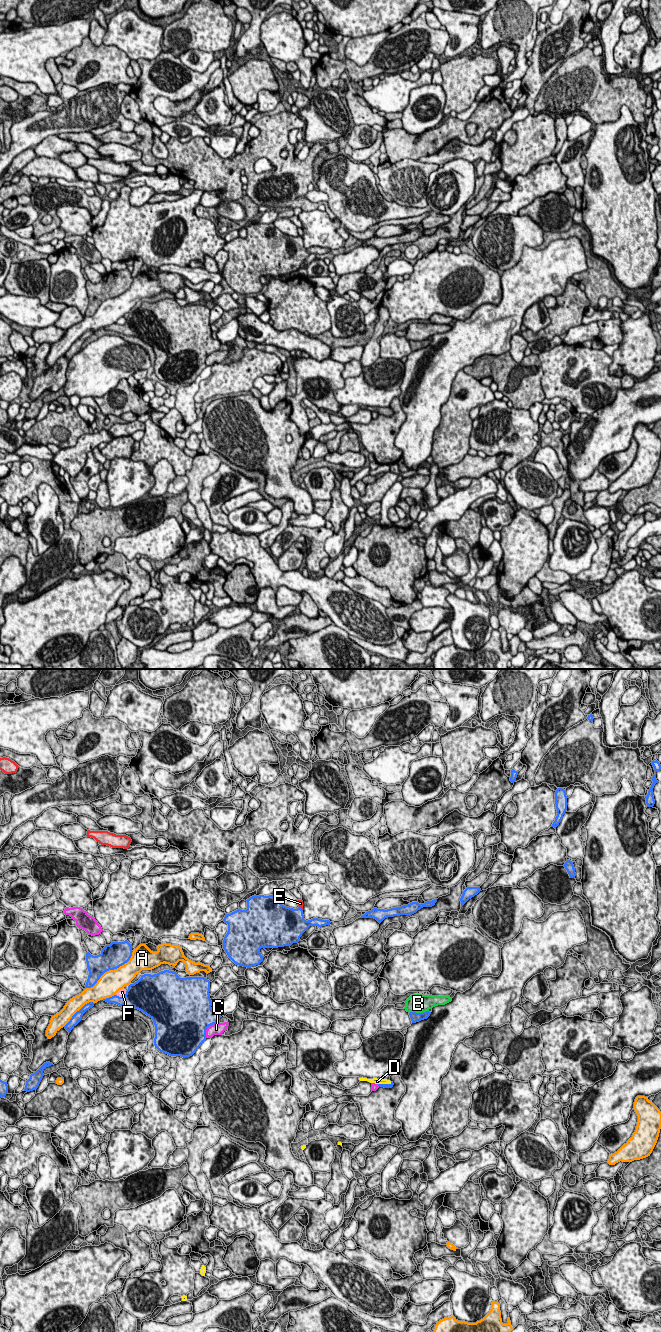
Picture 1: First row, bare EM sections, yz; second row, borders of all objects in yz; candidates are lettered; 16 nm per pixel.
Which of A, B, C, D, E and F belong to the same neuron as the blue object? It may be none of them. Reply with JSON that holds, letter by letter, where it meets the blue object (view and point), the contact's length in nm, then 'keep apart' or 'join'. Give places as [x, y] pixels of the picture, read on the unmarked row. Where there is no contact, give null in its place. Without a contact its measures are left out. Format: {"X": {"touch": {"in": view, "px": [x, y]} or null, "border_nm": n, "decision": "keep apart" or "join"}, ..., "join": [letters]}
{"A": {"touch": {"in": "yz", "px": [111, 297]}, "border_nm": 950, "decision": "keep apart"}, "B": {"touch": {"in": "yz", "px": [418, 341]}, "border_nm": 320, "decision": "keep apart"}, "C": {"touch": {"in": "yz", "px": [208, 354]}, "border_nm": 340, "decision": "keep apart"}, "D": {"touch": {"in": "yz", "px": [384, 412]}, "border_nm": 220, "decision": "join"}, "E": {"touch": {"in": "yz", "px": [301, 237]}, "border_nm": 80, "decision": "keep apart"}, "F": {"touch": {"in": "yz", "px": [121, 325]}, "border_nm": 190, "decision": "keep apart"}, "join": ["D"]}

